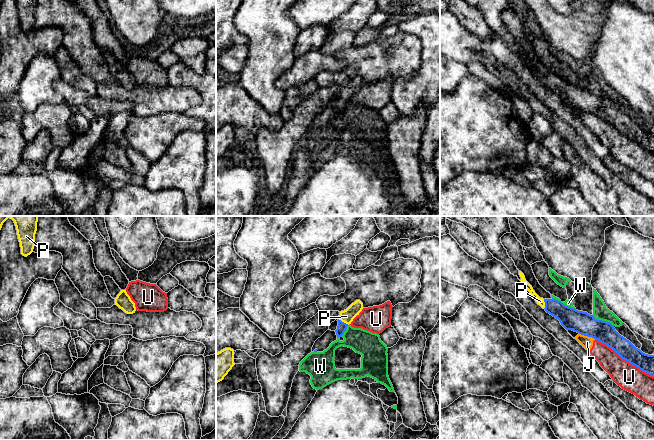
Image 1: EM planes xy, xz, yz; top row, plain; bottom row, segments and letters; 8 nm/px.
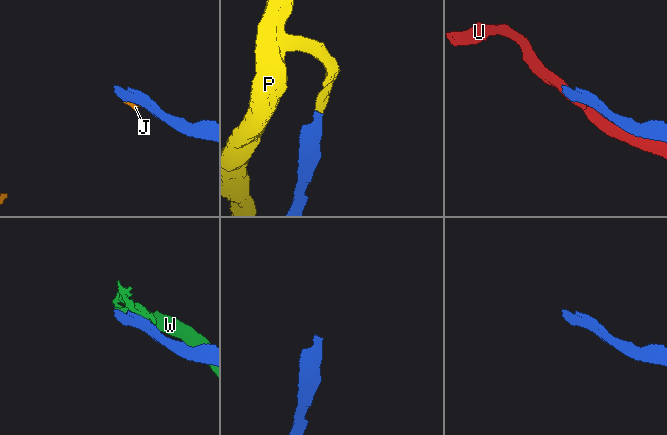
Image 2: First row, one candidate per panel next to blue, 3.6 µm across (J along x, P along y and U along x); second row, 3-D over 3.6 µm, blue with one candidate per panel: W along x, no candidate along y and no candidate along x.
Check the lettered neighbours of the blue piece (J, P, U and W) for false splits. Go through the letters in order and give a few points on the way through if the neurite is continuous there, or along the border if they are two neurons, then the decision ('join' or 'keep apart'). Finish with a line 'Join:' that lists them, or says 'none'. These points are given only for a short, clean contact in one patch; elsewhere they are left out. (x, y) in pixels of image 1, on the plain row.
J: border yz (579, 109), (595, 115); keep apart
P: way xz (341, 104), (343, 98), (346, 92); join
U: keep apart
W: keep apart
Join: P

